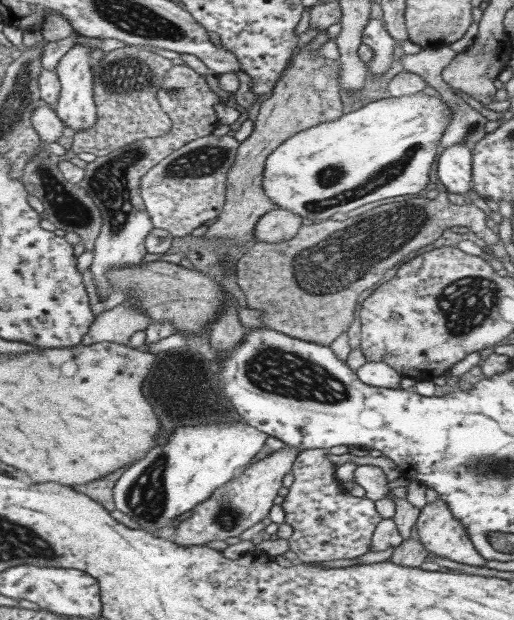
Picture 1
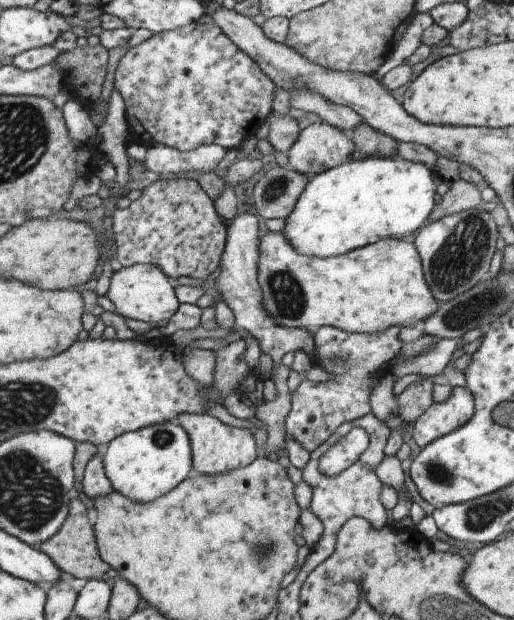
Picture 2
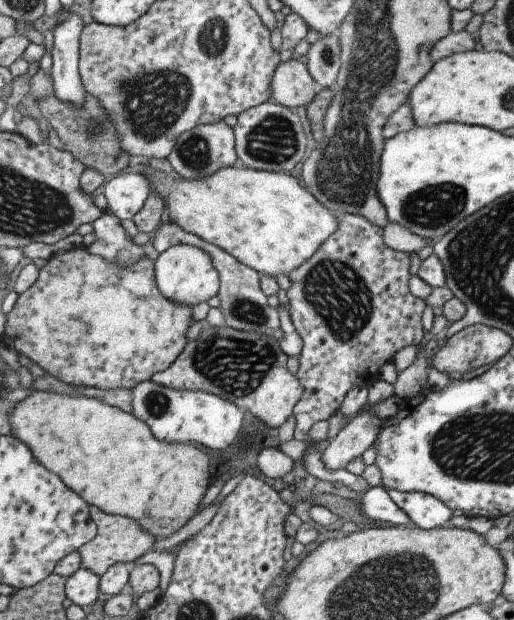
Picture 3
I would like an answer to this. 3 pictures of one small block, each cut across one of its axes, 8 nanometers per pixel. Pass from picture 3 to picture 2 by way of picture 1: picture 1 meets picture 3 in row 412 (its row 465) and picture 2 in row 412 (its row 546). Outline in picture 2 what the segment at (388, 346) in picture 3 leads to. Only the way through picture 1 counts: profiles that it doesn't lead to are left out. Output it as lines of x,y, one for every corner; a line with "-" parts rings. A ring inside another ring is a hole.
331,326
314,330
313,363
330,372
336,380
325,384
301,381
291,397
291,409
285,420
286,435
312,453
332,436
338,426
357,421
370,413
369,392
380,376
388,372
389,362
404,344
398,339
399,331
399,327
392,327
380,333
351,333

